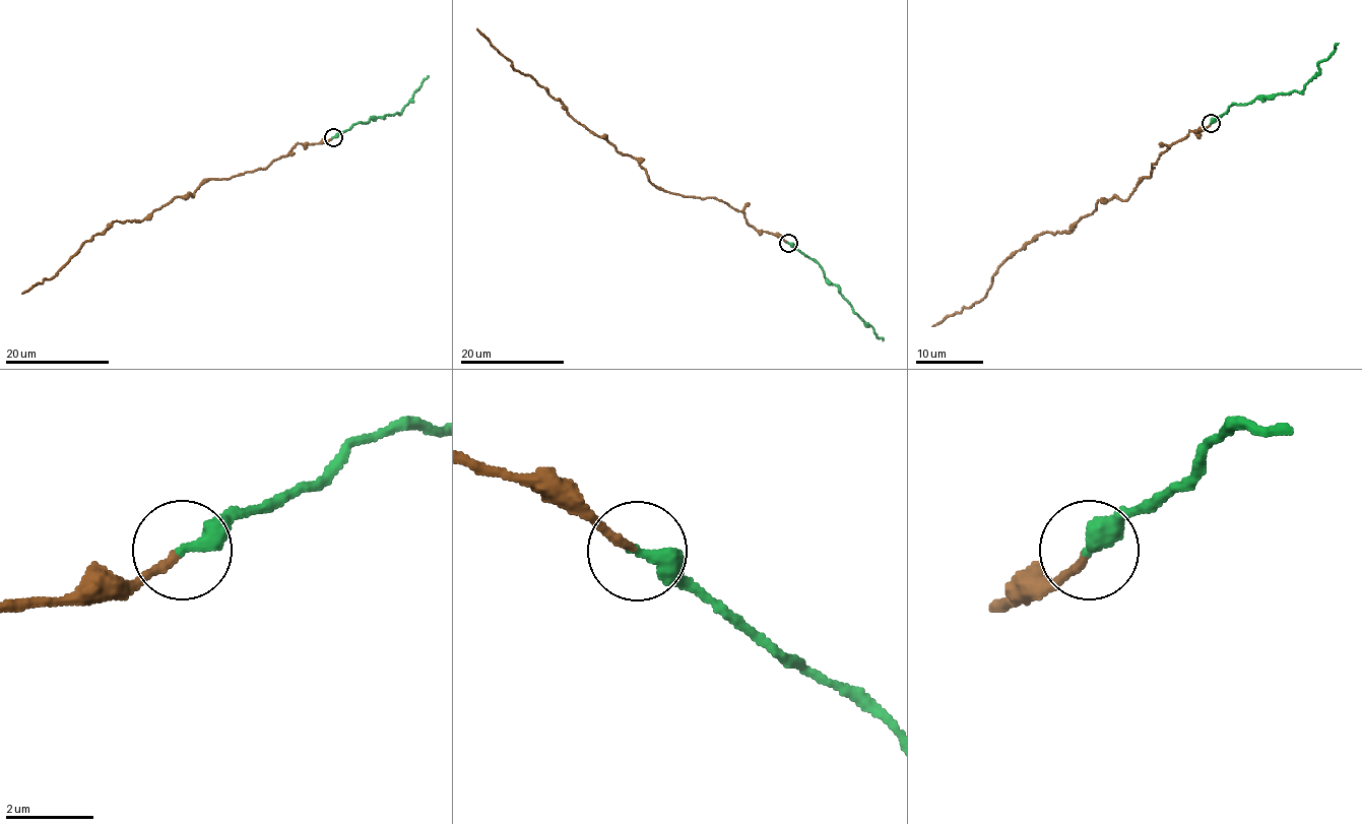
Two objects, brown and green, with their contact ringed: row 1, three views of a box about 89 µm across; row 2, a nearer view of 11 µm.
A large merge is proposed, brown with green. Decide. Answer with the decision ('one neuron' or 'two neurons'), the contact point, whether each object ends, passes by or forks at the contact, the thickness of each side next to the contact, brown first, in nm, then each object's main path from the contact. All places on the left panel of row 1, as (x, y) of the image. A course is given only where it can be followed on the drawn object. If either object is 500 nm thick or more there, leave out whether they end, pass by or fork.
one neuron; at (333, 137); brown ends there; green ends there; 180 nm thick on the brown side, 380 nm on the other; brown runs (332, 137), (297, 143), (265, 168), (209, 179), (192, 197), (180, 195), (141, 220), (114, 222), (22, 294); green runs (333, 137), (360, 122), (398, 113), (429, 75)

